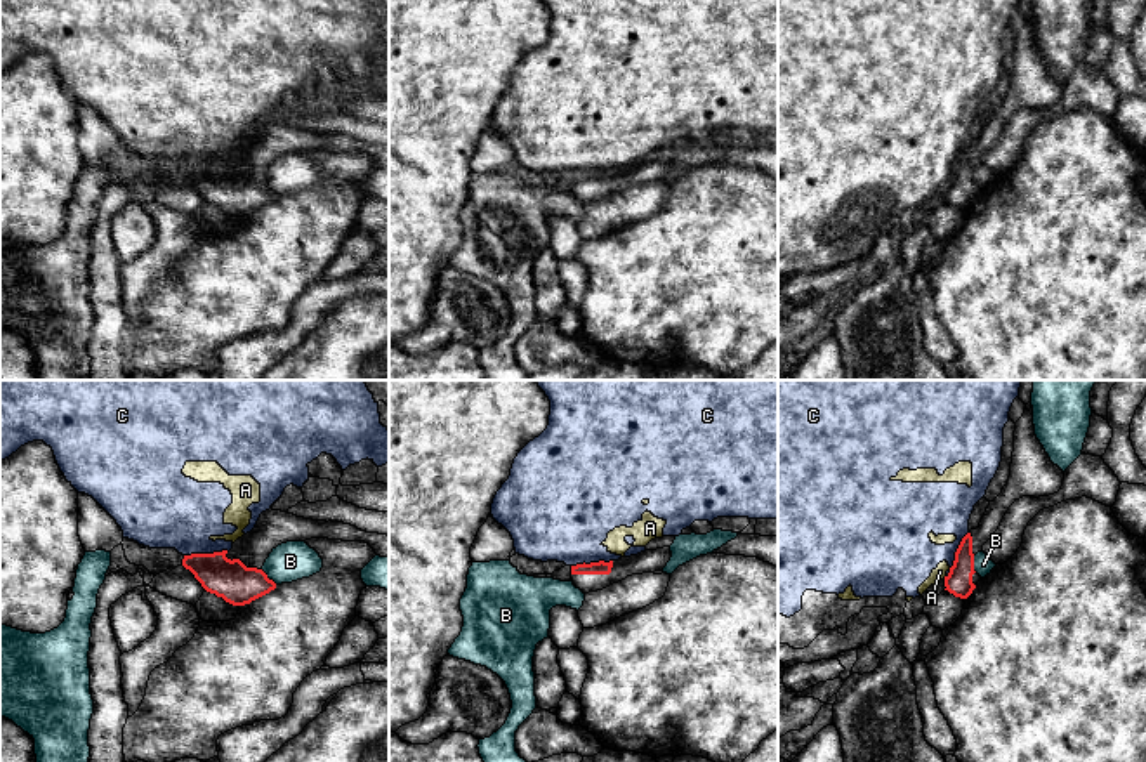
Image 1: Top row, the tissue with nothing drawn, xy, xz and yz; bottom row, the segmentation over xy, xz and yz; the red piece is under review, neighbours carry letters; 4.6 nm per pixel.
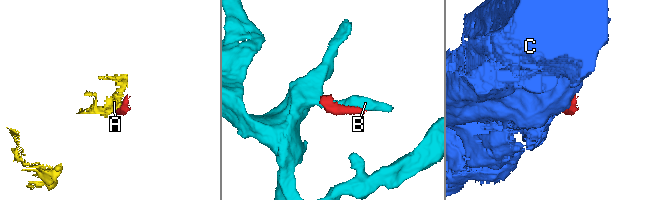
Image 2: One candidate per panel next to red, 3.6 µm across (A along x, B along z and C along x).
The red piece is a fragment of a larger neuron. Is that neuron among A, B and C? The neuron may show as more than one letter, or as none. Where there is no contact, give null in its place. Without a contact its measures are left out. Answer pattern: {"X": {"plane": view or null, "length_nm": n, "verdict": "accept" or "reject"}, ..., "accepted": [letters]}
{"A": {"plane": null, "verdict": "reject"}, "B": {"plane": "xy", "length_nm": 100, "verdict": "reject"}, "C": {"plane": "xy", "length_nm": 200, "verdict": "reject"}, "accepted": []}

